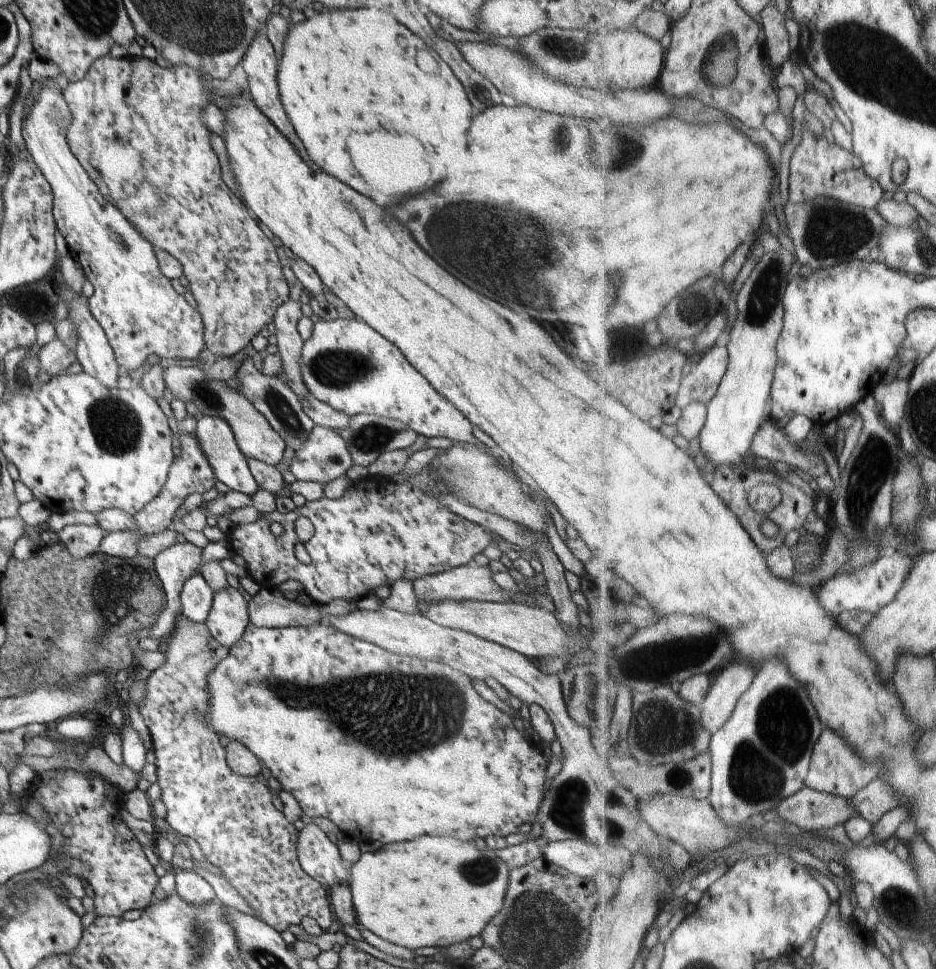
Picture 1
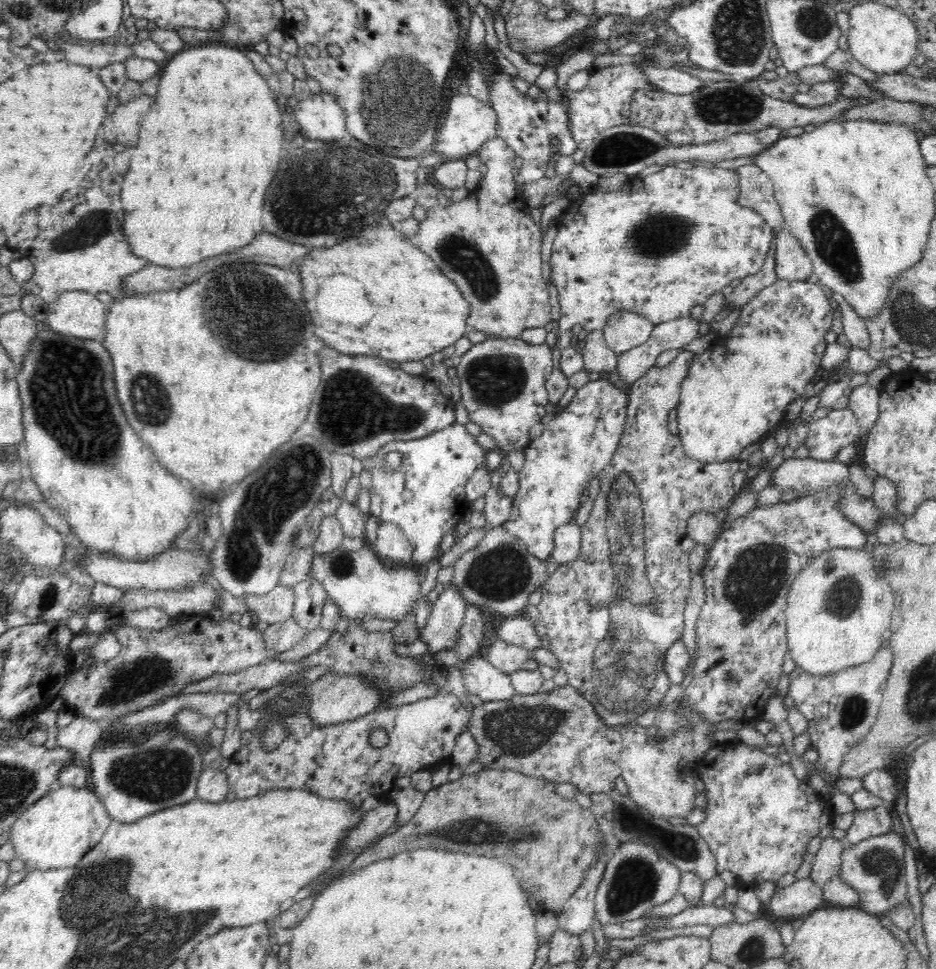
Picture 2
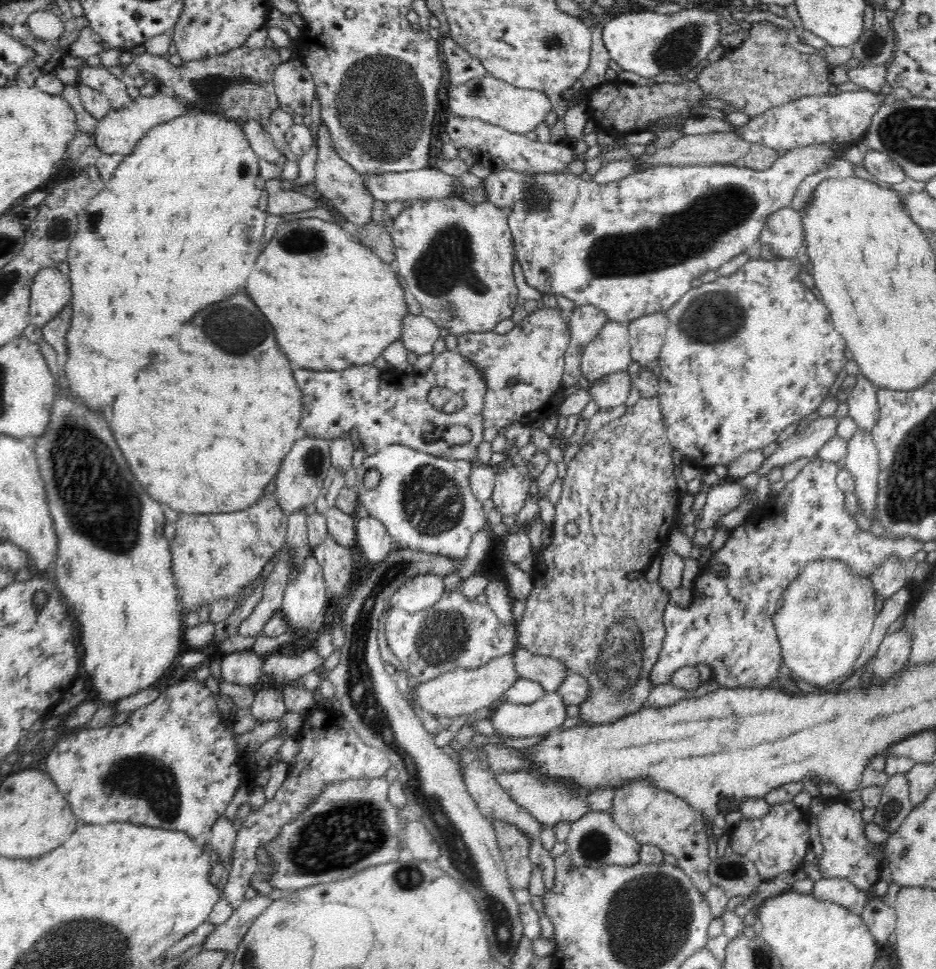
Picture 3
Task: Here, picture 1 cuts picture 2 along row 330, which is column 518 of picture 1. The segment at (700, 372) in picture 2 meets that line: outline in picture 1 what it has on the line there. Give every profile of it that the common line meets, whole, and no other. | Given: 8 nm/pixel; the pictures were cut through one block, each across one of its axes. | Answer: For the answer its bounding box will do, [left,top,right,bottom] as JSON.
[198,621,547,845]

